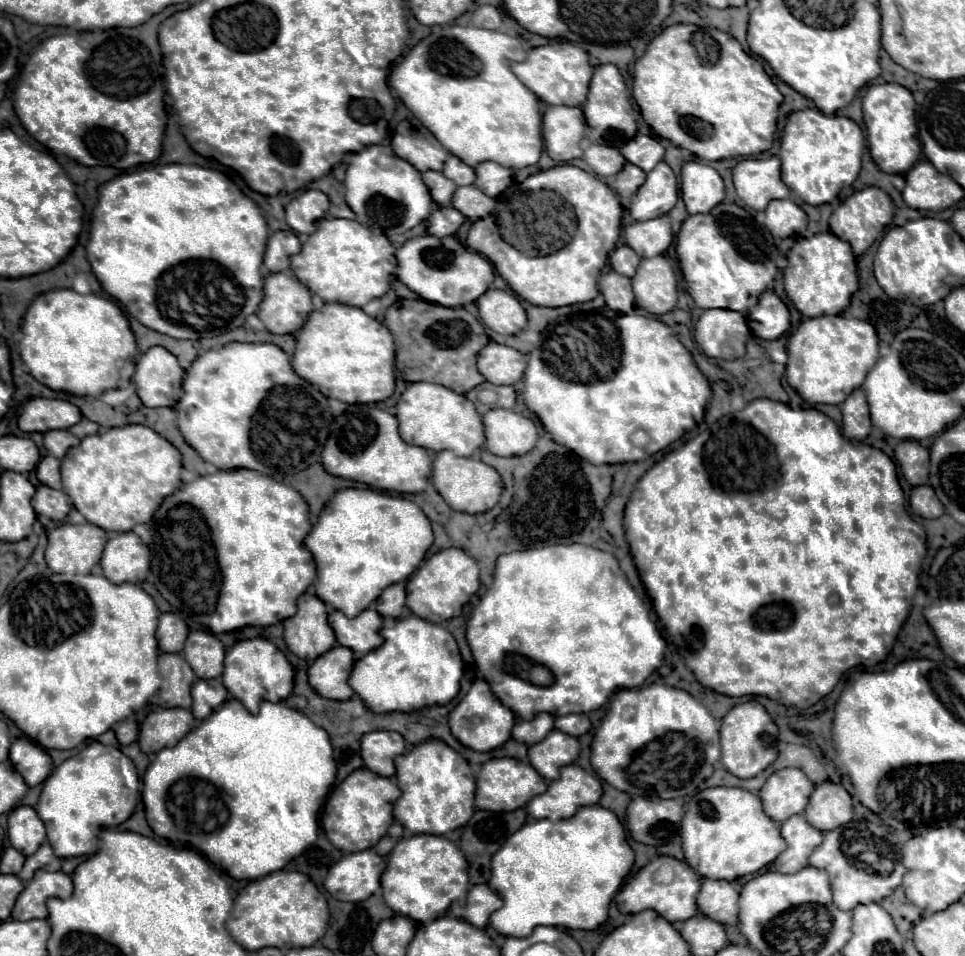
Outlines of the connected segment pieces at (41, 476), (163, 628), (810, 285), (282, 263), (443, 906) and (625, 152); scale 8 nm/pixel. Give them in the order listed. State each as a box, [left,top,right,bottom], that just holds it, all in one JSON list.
[[36,456,62,490],[156,612,188,652],[784,232,858,316],[264,232,300,272],[382,834,468,922],[620,134,664,172]]

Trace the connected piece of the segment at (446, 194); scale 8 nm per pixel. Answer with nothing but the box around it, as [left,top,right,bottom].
[422,170,458,206]

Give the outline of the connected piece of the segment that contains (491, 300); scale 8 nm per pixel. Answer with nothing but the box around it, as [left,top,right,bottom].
[476,288,528,336]

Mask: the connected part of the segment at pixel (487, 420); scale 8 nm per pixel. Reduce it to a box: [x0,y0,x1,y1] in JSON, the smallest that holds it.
[482,408,536,456]

